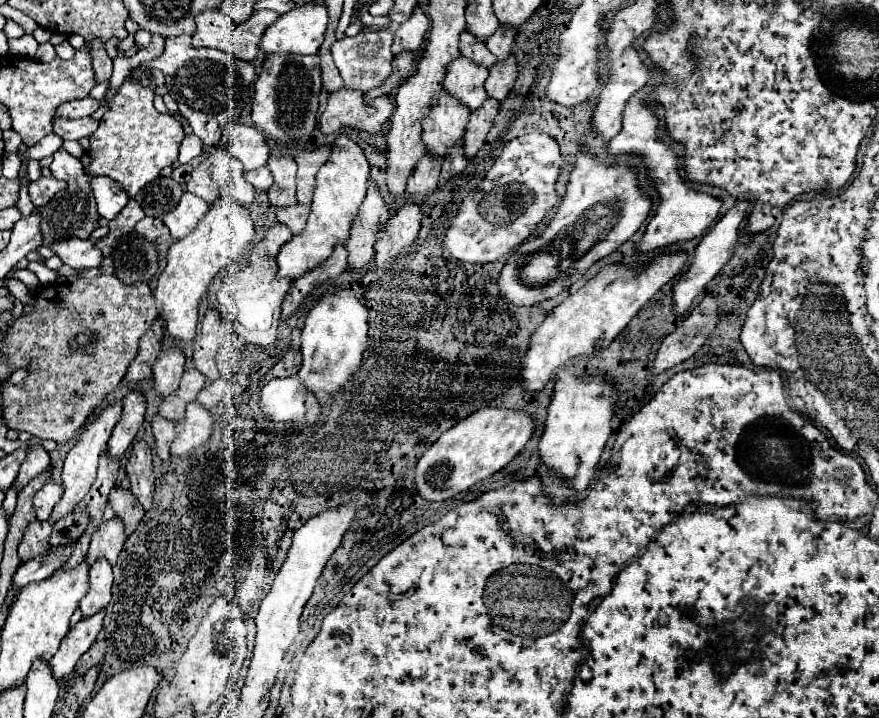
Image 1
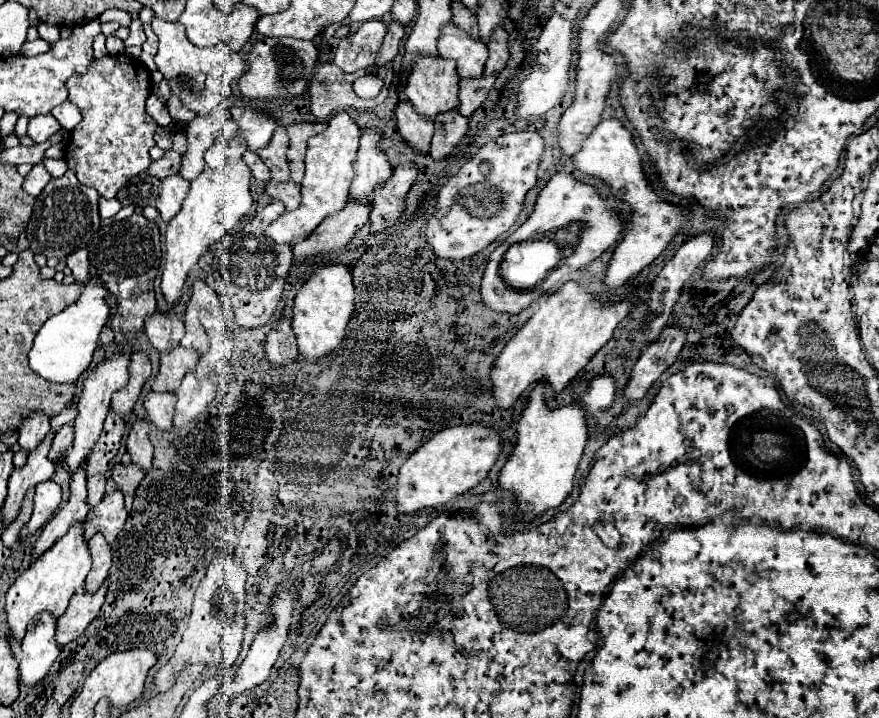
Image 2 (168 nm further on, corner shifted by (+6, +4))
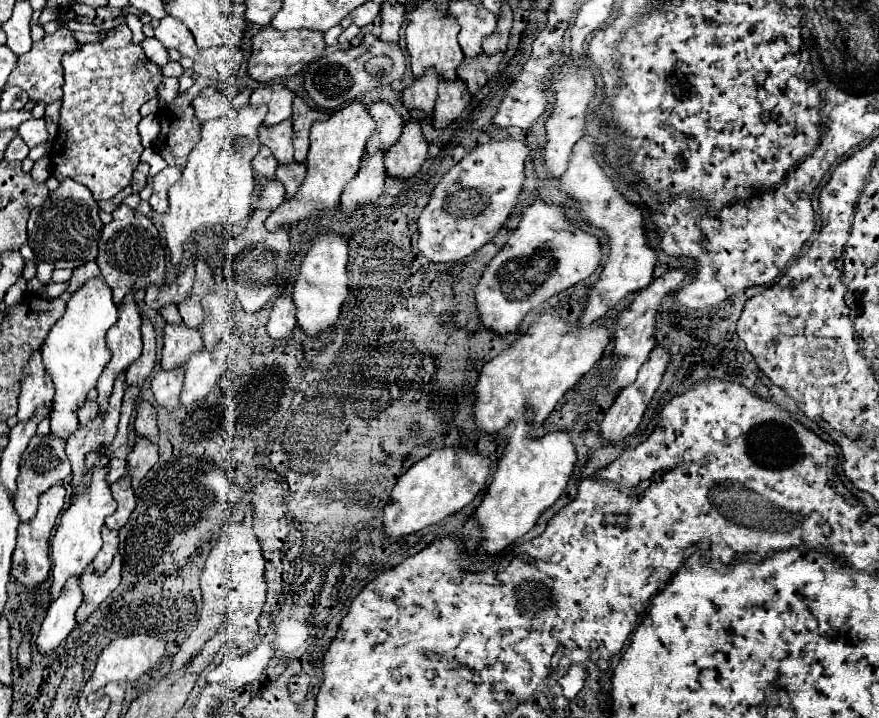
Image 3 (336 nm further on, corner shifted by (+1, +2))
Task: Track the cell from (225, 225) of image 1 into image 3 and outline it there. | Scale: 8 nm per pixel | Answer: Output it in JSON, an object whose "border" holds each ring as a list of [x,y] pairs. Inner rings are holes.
{"border":[[[247,104],[229,118],[213,118],[201,124],[201,140],[191,150],[179,184],[169,188],[169,212],[163,214],[163,228],[173,266],[179,266],[183,252],[197,230],[217,224],[235,224],[249,216],[255,186],[251,160],[261,146],[257,130],[263,118],[265,108]]]}

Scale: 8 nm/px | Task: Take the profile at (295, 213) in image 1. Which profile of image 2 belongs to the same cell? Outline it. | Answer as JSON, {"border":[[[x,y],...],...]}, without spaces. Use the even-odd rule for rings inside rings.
{"border":[[[290,180],[288,182],[268,182],[266,186],[266,192],[272,200],[280,200],[288,210],[300,206],[300,186],[298,184],[292,184]]]}

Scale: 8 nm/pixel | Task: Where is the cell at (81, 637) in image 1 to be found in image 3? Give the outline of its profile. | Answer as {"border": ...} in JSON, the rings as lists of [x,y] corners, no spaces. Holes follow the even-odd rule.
{"border":[[[121,554],[113,558],[113,564],[103,574],[83,574],[81,576],[81,590],[83,590],[83,604],[77,610],[77,622],[85,622],[87,616],[119,586],[121,582]]]}

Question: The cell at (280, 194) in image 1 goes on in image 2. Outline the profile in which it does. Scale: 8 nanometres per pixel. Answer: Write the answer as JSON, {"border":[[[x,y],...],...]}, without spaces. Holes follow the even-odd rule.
{"border":[[[278,126],[270,144],[264,150],[258,150],[258,156],[262,158],[262,162],[270,168],[272,172],[272,180],[276,182],[286,182],[290,180],[290,170],[288,162],[286,162],[286,150],[289,146],[289,137],[286,134],[286,128]]]}

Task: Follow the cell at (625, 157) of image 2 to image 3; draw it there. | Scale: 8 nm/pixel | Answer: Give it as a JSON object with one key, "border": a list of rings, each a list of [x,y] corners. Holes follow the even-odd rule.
{"border":[[[581,138],[571,152],[569,166],[565,174],[559,178],[561,192],[565,192],[569,198],[577,200],[581,218],[589,226],[595,226],[607,234],[609,244],[609,258],[603,266],[603,272],[599,280],[589,288],[587,302],[581,314],[581,326],[589,326],[601,316],[605,316],[615,304],[619,304],[627,294],[643,290],[653,280],[653,268],[655,268],[655,252],[647,246],[645,230],[641,226],[643,212],[629,204],[613,186],[613,182],[607,178],[607,174],[601,170],[597,158],[595,158],[595,138]]]}

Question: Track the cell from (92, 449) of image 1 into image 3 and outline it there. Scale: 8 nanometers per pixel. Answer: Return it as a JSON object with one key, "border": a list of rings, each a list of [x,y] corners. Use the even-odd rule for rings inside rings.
{"border":[[[133,294],[125,296],[125,300],[121,300],[119,304],[119,310],[121,310],[121,316],[117,324],[107,332],[111,360],[107,362],[105,370],[101,372],[97,380],[97,392],[99,392],[97,402],[99,402],[101,412],[105,412],[107,408],[107,400],[111,396],[117,374],[127,370],[141,356],[141,332],[139,332],[141,314],[139,314],[135,296]]]}

